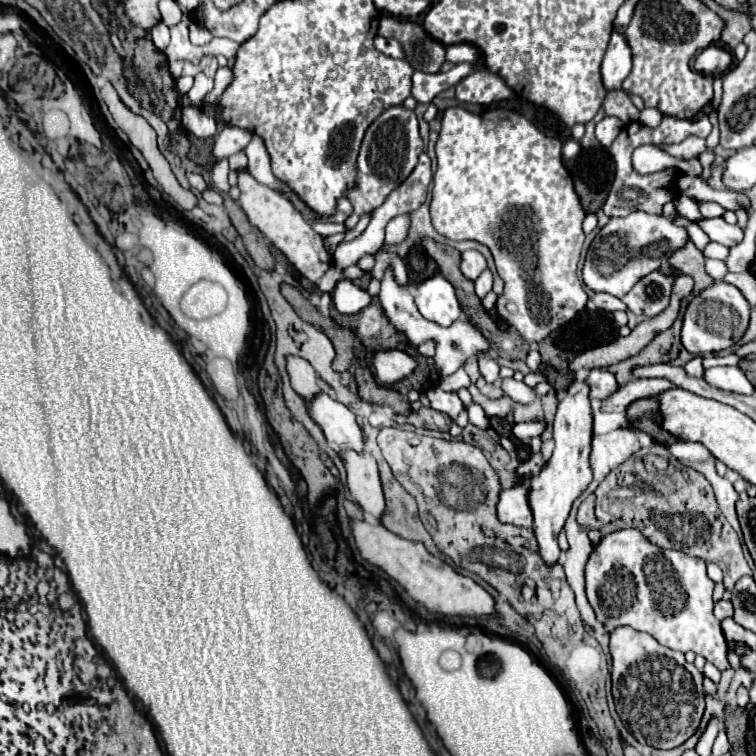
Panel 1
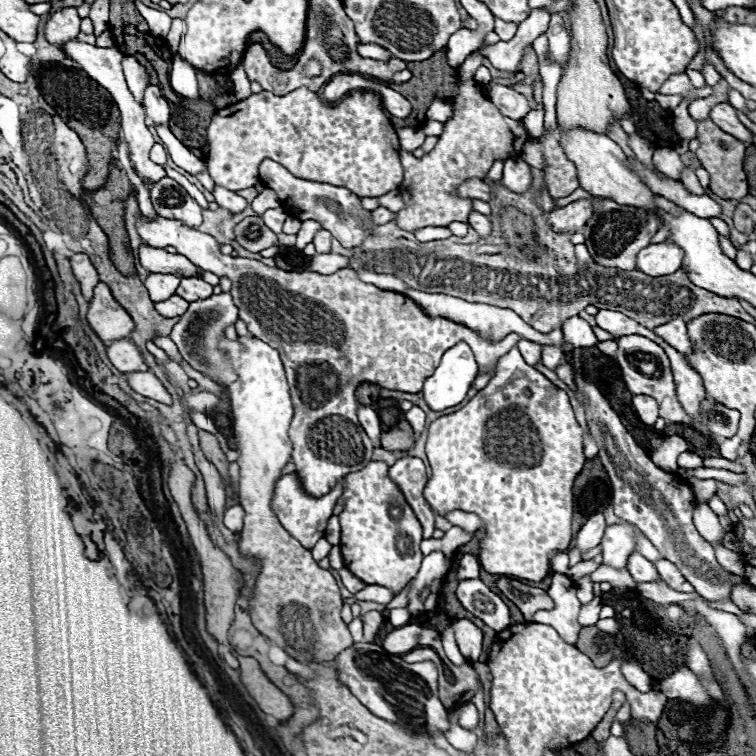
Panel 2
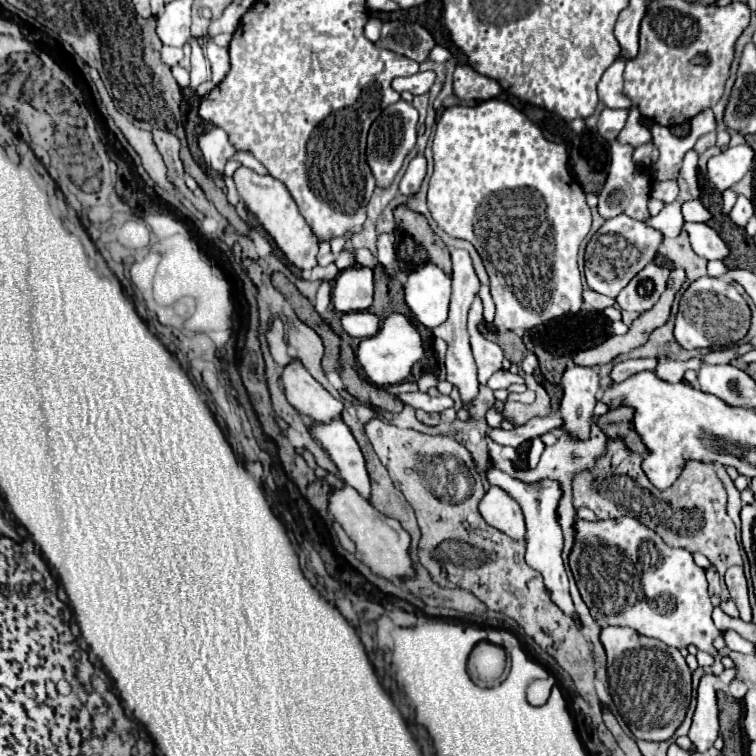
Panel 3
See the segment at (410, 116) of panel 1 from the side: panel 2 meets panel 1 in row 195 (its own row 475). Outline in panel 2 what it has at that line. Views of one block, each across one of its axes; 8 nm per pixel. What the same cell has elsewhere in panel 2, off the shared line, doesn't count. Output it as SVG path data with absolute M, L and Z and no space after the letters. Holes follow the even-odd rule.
M370 462L364 470L344 476L344 490L338 498L342 512L340 550L344 566L366 584L380 584L392 592L402 592L416 576L422 552L422 526L414 516L404 494L388 476L386 462Z

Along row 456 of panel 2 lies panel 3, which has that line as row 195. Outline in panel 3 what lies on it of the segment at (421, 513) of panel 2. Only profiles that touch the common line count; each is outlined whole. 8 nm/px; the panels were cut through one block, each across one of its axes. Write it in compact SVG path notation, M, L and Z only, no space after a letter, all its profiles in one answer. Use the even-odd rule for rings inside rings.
M416 156L408 162L408 168L400 180L400 194L404 196L414 196L420 190L420 184L426 176L426 158L424 156Z

